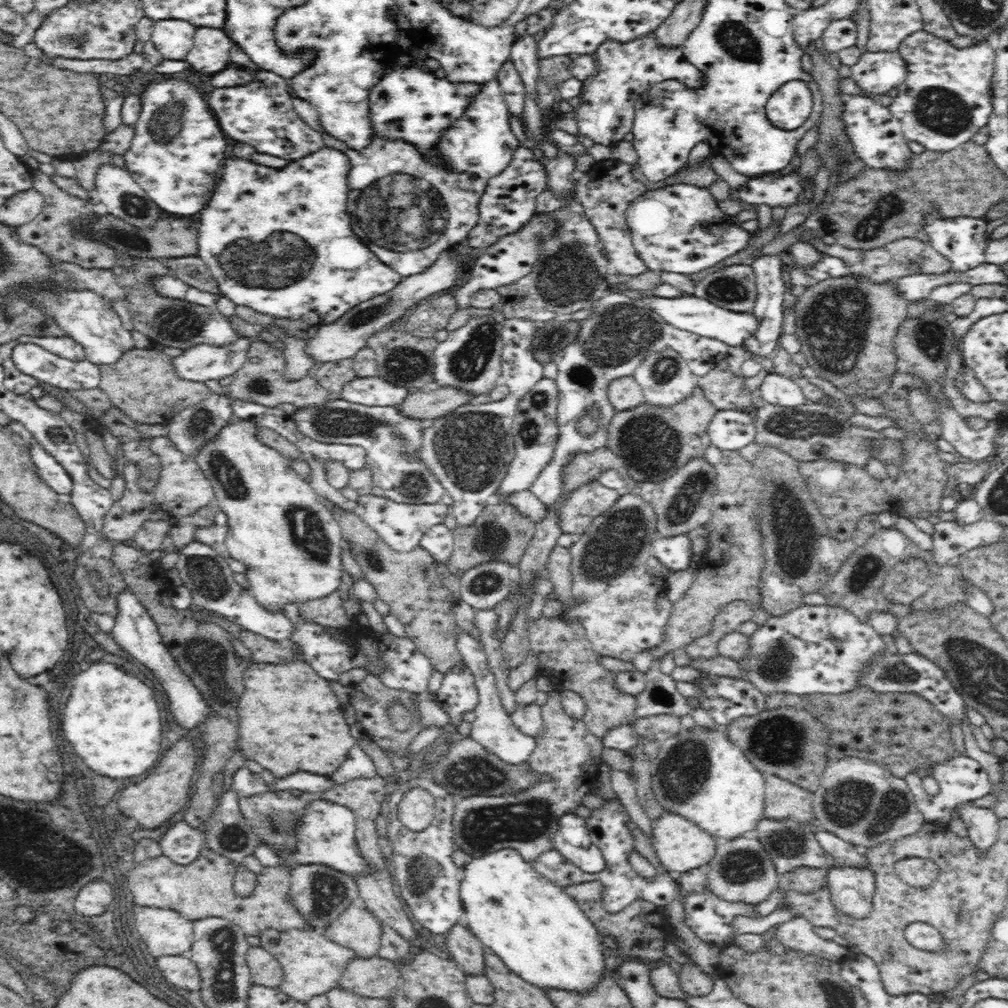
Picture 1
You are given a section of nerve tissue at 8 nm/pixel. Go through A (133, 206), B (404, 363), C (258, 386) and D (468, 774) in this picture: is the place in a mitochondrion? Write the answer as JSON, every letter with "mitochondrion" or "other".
{"A":"mitochondrion","B":"mitochondrion","C":"mitochondrion","D":"mitochondrion"}

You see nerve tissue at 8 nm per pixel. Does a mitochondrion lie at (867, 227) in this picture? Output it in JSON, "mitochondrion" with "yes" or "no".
{"mitochondrion":"yes"}

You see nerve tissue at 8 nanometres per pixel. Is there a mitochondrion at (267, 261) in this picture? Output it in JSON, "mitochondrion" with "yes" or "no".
{"mitochondrion":"yes"}

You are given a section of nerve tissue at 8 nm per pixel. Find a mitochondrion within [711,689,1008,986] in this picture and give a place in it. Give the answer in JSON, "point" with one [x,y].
{"point":[853,804]}

